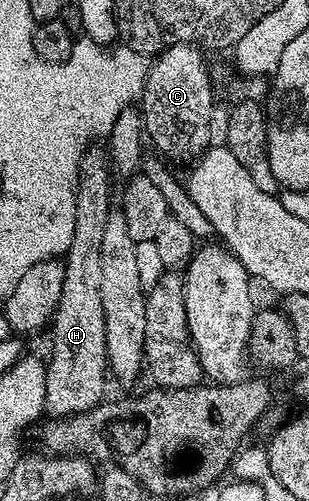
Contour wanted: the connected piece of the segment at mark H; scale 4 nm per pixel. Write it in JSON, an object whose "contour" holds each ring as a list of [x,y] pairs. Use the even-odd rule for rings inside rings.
{"contour":[[[92,143],[80,156],[74,207],[74,239],[63,254],[62,299],[58,299],[52,329],[52,361],[47,362],[44,413],[49,418],[89,413],[105,400],[104,380],[109,380],[106,323],[102,311],[102,235],[106,219],[113,216],[112,185],[108,182],[110,154],[103,144]]]}

